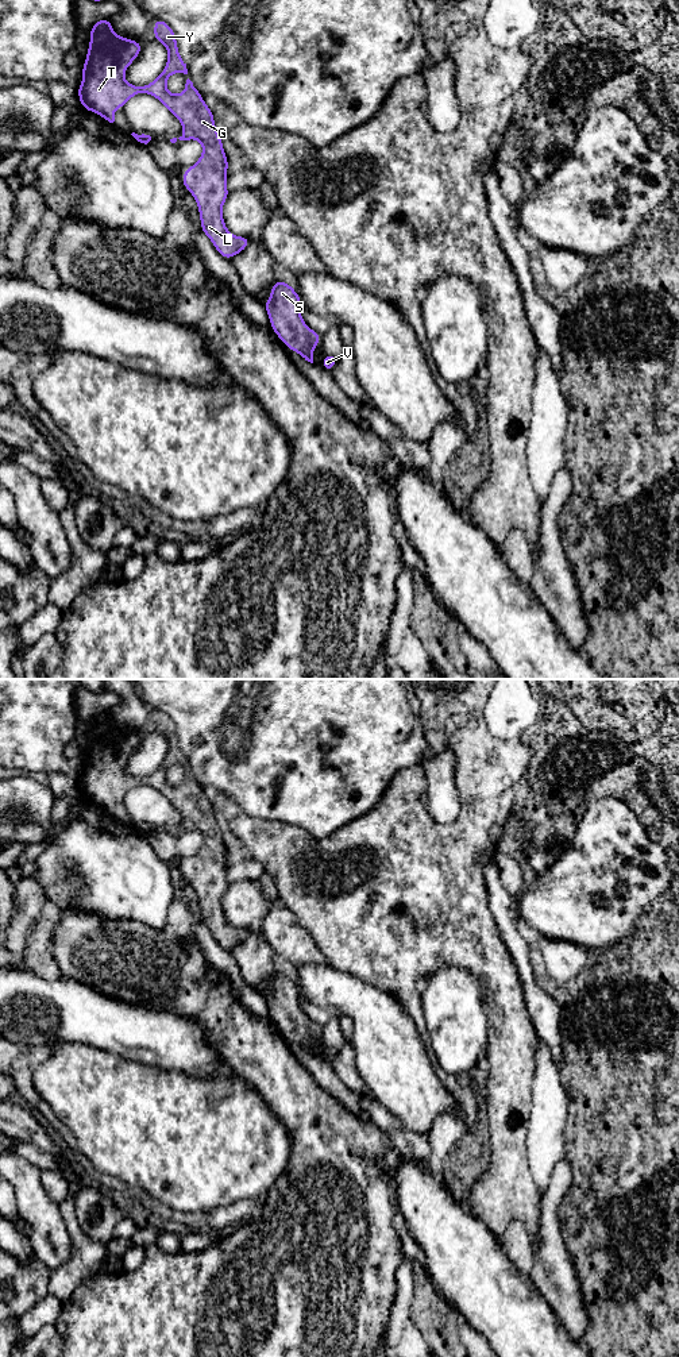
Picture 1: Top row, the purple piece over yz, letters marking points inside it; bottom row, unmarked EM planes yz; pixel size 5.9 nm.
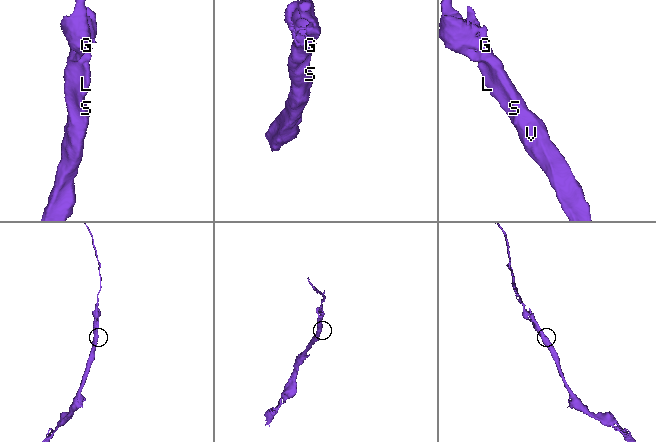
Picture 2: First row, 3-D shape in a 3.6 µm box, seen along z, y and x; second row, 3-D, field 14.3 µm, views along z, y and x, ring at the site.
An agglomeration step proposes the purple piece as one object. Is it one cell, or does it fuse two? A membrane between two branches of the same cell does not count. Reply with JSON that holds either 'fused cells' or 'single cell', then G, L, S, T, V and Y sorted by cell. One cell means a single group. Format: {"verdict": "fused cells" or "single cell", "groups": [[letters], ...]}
{"verdict": "single cell", "groups": [["G", "L", "S", "T", "V", "Y"]]}

